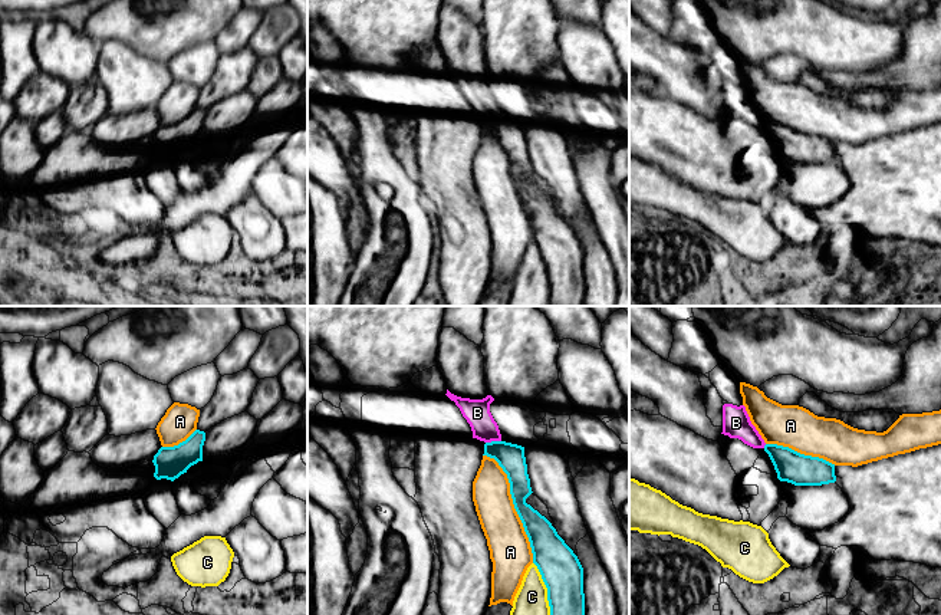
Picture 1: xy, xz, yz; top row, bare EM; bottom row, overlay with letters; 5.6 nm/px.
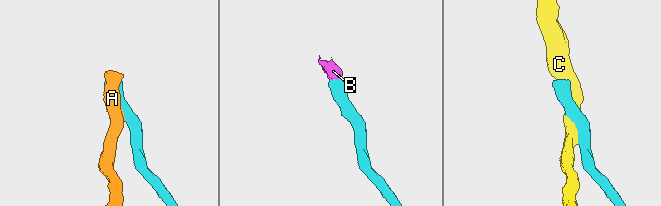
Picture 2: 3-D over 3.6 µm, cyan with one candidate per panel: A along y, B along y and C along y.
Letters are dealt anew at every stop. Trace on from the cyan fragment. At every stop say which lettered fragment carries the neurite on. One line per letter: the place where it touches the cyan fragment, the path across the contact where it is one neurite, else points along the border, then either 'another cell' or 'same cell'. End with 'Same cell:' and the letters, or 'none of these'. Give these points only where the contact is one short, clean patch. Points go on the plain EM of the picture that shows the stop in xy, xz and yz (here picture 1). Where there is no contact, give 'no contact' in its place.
A: xz (515, 184) | another cell
B: xz (493, 119) | across xz (510, 135), (493, 119), (477, 91) | same cell
C: xz (548, 273) | another cell
Same cell: B

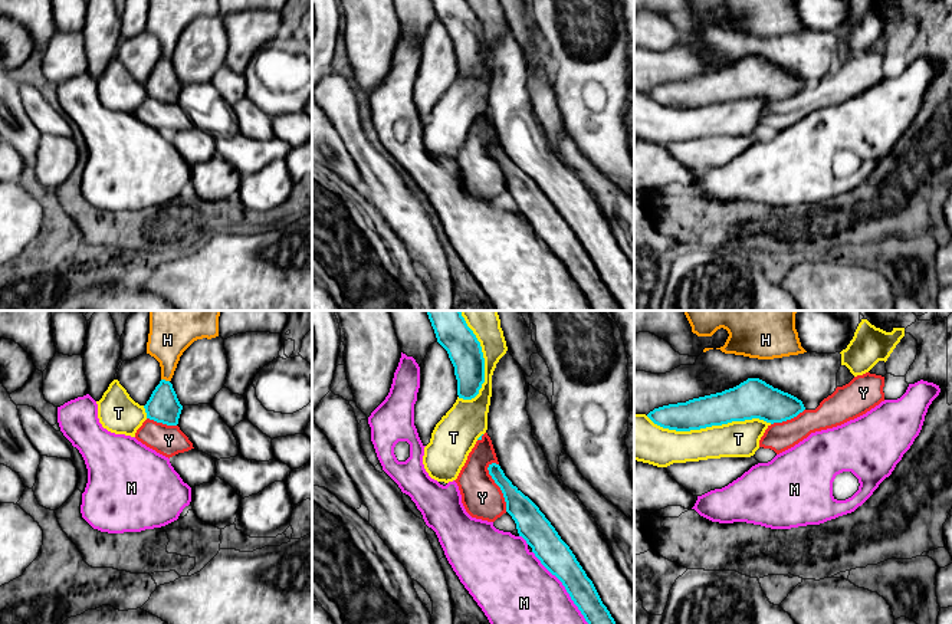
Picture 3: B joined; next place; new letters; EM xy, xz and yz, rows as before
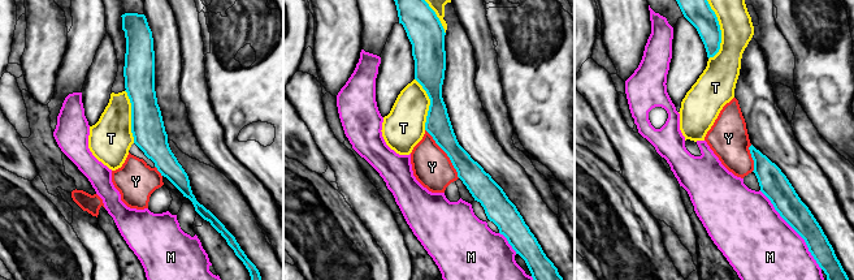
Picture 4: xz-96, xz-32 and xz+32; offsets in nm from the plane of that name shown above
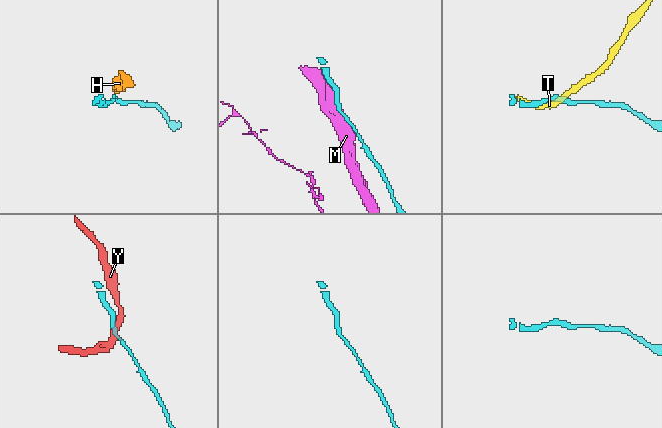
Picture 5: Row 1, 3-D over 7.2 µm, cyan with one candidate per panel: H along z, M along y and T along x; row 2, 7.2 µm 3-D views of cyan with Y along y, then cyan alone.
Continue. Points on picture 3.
H: xy (164, 58) | along xy (161, 56), (168, 59) | another cell
M: xz (567, 269) | another cell
T: yz (709, 104) | another cell
Y: xz (498, 163) | another cell
Same cell: none of these

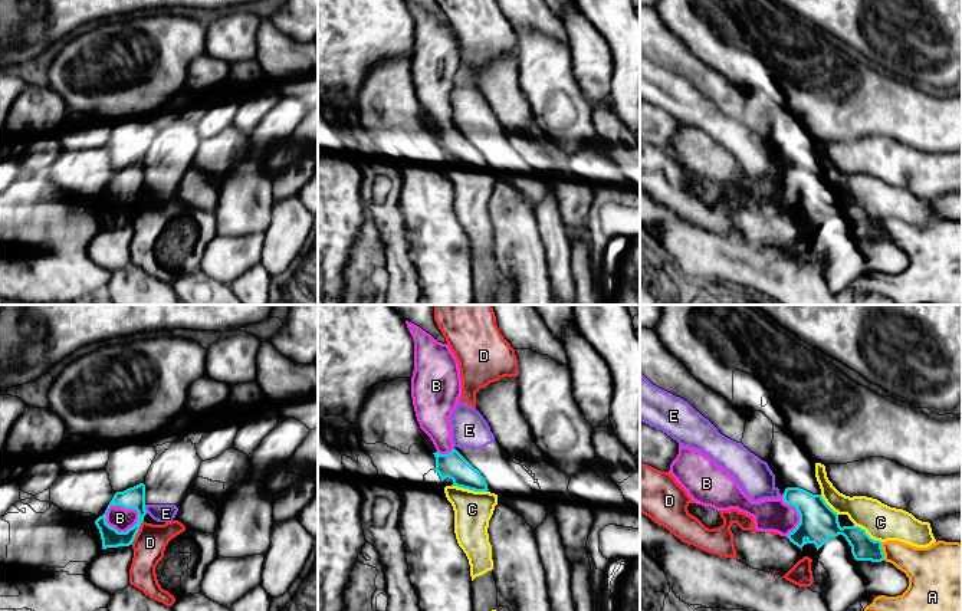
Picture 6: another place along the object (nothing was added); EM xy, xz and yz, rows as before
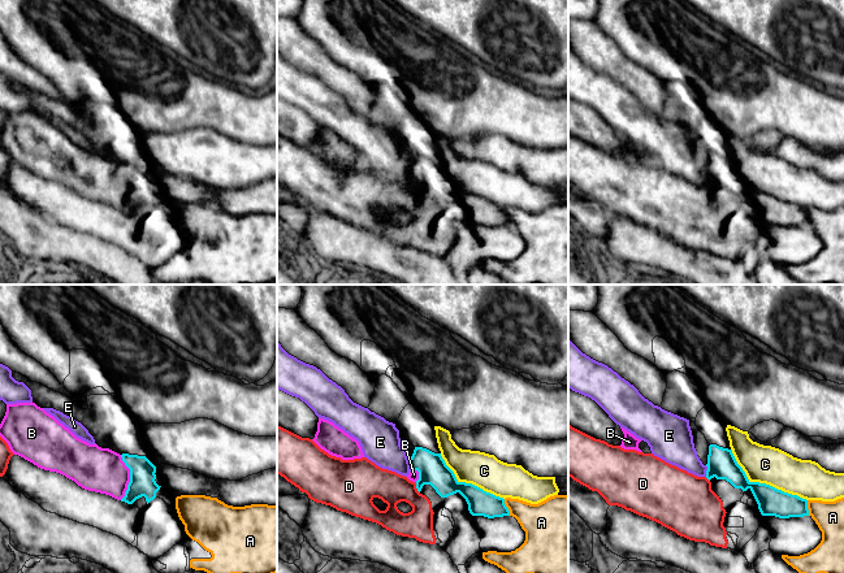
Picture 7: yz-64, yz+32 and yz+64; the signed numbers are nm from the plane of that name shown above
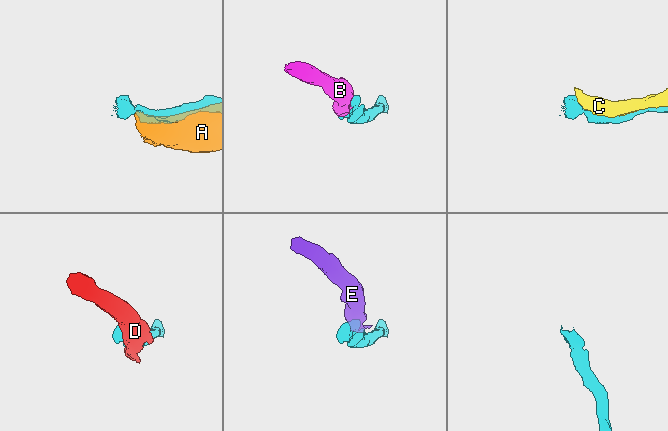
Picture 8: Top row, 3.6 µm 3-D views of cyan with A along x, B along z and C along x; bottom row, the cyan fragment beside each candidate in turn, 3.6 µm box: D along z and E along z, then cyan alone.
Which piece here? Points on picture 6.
A: yz (882, 229) | another cell
B: xy (127, 209) | across xy (134, 176), (137, 197), (127, 209), (121, 203), (120, 196) | same cell
C: xz (469, 167) | another cell
D: xy (137, 210) | along xy (143, 199), (131, 222) | another cell
E: xy (144, 187) | along xy (144, 183), (147, 190) | another cell
Same cell: B

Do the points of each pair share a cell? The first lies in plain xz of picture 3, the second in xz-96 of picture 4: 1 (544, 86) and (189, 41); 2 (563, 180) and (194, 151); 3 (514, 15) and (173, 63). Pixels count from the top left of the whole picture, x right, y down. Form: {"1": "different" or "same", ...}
{"1": "same", "2": "same", "3": "different"}

